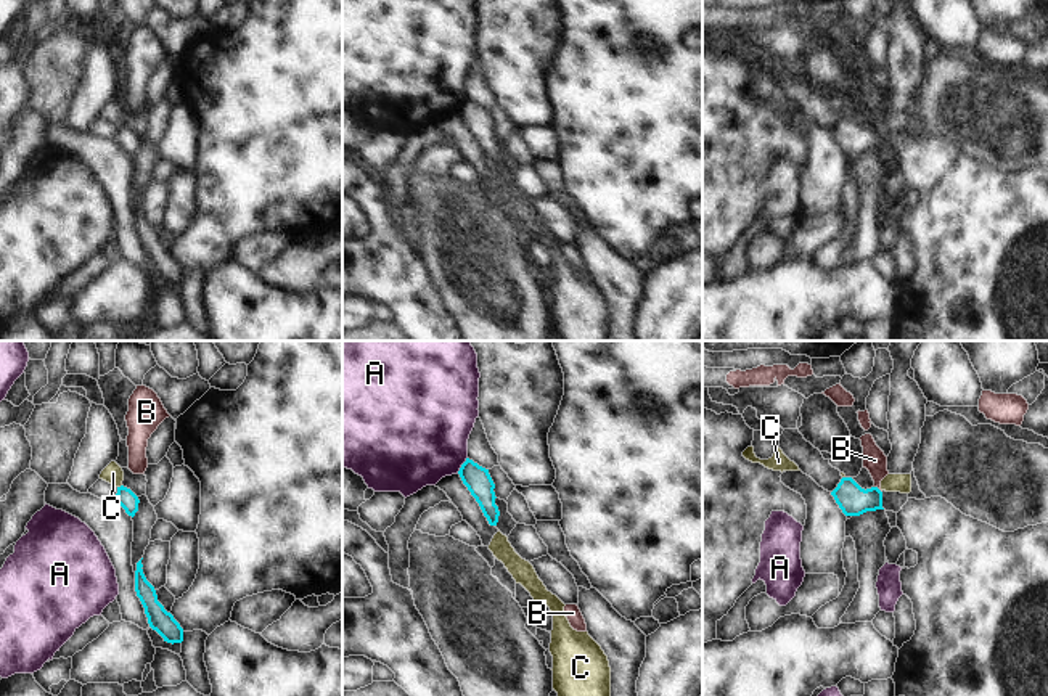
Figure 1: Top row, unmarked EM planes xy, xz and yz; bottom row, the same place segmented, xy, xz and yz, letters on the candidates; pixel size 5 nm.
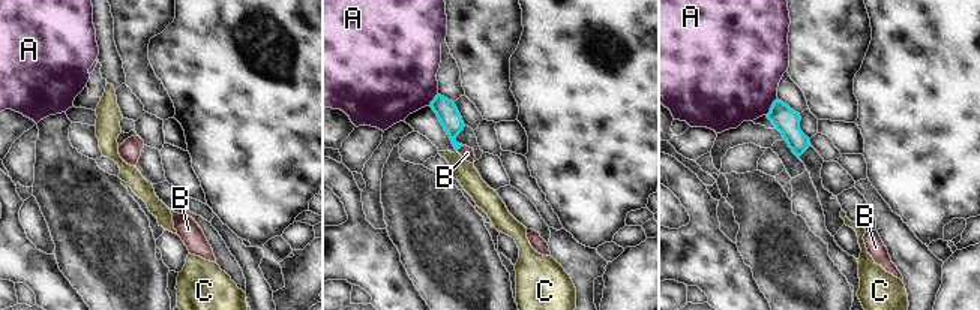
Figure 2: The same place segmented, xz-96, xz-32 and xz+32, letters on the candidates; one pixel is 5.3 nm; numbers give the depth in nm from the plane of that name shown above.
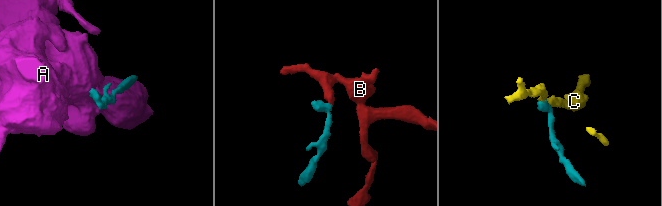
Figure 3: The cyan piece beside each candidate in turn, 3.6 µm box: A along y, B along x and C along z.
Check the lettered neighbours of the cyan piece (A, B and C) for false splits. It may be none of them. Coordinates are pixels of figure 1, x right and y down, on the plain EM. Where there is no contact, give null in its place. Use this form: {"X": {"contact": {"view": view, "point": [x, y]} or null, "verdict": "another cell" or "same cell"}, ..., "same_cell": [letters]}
{"A": {"contact": {"view": "xz", "point": [462, 105]}, "verdict": "another cell"}, "B": {"contact": {"view": "yz", "point": [878, 129]}, "verdict": "same cell"}, "C": {"contact": {"view": "xy", "point": [121, 126]}, "verdict": "another cell"}, "same_cell": ["B"]}

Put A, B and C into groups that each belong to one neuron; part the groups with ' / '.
A / B / C

